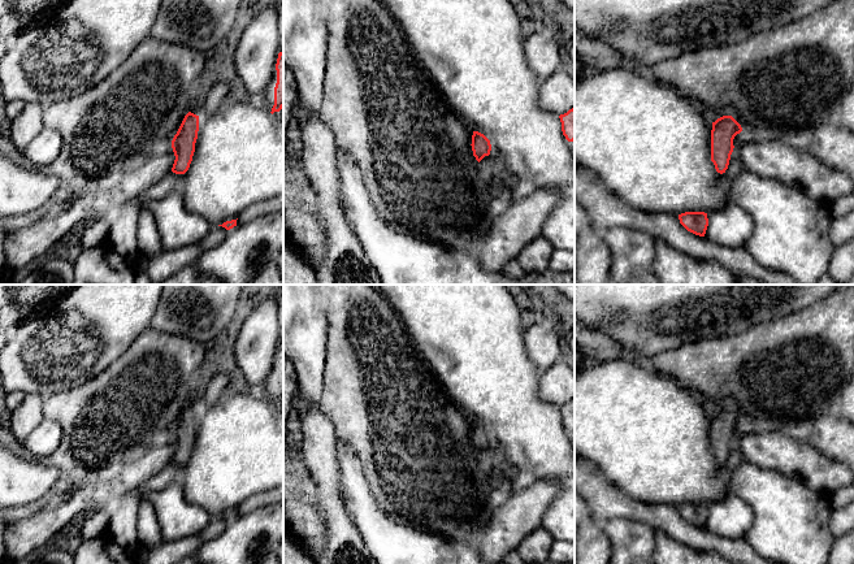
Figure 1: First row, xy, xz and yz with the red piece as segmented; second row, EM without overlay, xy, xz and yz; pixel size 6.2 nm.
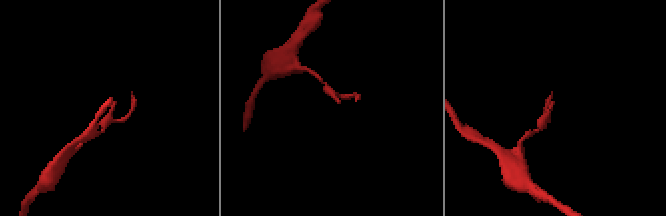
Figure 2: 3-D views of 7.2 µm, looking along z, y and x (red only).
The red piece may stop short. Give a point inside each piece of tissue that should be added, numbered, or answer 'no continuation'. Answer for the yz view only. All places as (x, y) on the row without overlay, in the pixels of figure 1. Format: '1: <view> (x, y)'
no continuation

